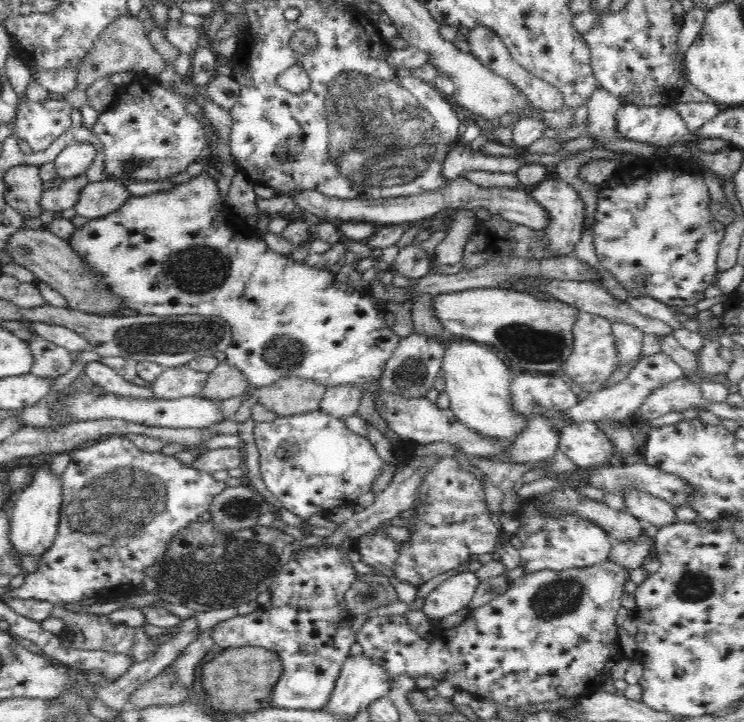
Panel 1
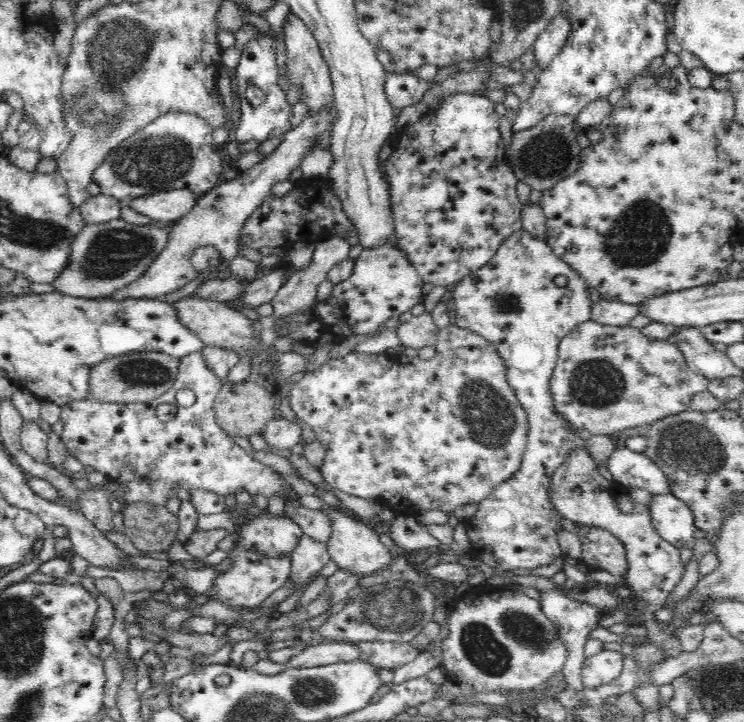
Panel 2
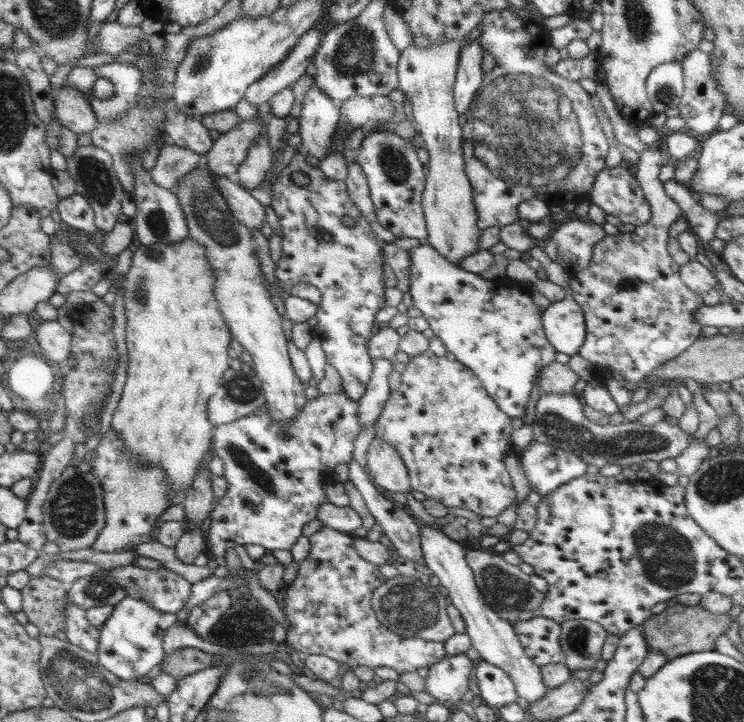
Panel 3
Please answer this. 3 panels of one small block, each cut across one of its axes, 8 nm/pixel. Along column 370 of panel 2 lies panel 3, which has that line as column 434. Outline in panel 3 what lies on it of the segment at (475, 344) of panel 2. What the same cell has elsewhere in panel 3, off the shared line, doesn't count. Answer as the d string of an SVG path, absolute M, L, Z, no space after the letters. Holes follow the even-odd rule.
M426 351L418 356L410 357L410 360L405 364L405 370L402 372L402 382L398 386L397 390L389 391L388 400L385 402L383 411L378 417L378 420L374 424L377 431L377 438L386 441L386 443L392 445L396 453L400 455L400 459L404 461L406 465L410 486L413 490L422 492L427 497L435 498L447 506L448 508L466 508L466 510L472 510L476 514L480 514L482 517L496 517L503 510L506 510L508 505L513 504L516 501L516 491L512 487L512 479L506 471L504 465L504 458L508 457L508 447L512 445L512 425L510 417L502 412L498 405L494 402L493 398L484 390L480 380L474 376L474 372L470 368L466 368L460 362L449 360L445 356L436 356L431 351Z

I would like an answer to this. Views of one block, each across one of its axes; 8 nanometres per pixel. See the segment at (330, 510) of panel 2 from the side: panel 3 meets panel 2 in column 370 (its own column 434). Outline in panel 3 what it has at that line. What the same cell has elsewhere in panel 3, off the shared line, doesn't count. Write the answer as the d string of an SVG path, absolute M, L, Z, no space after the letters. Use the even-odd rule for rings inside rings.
M420 522L419 537L423 548L423 560L431 572L440 579L440 585L448 590L450 602L460 611L465 622L465 633L470 637L472 649L486 662L501 668L512 679L516 692L524 700L535 703L541 699L548 692L542 680L541 667L526 656L511 622L501 619L486 604L482 593L478 591L472 569L468 566L465 557L467 546L450 539L442 530Z

